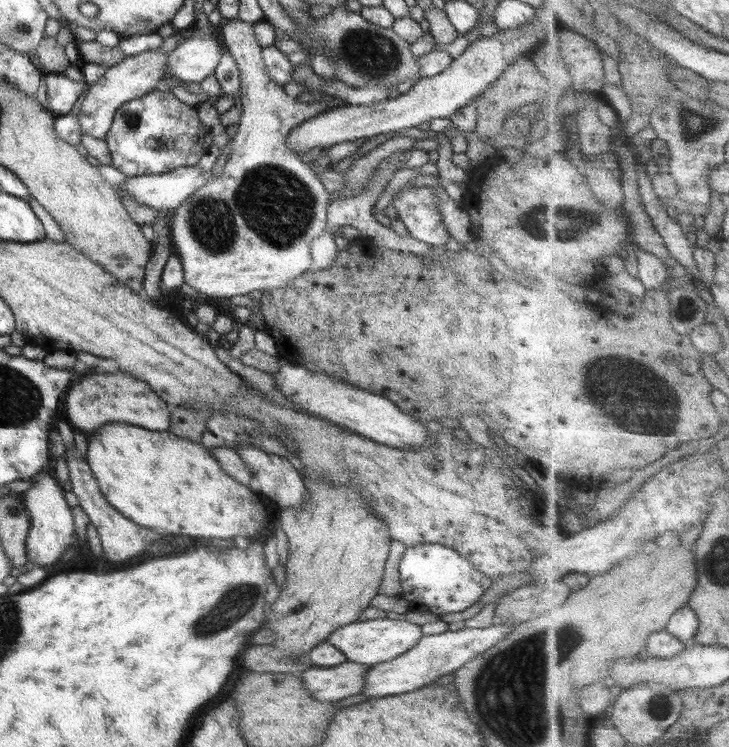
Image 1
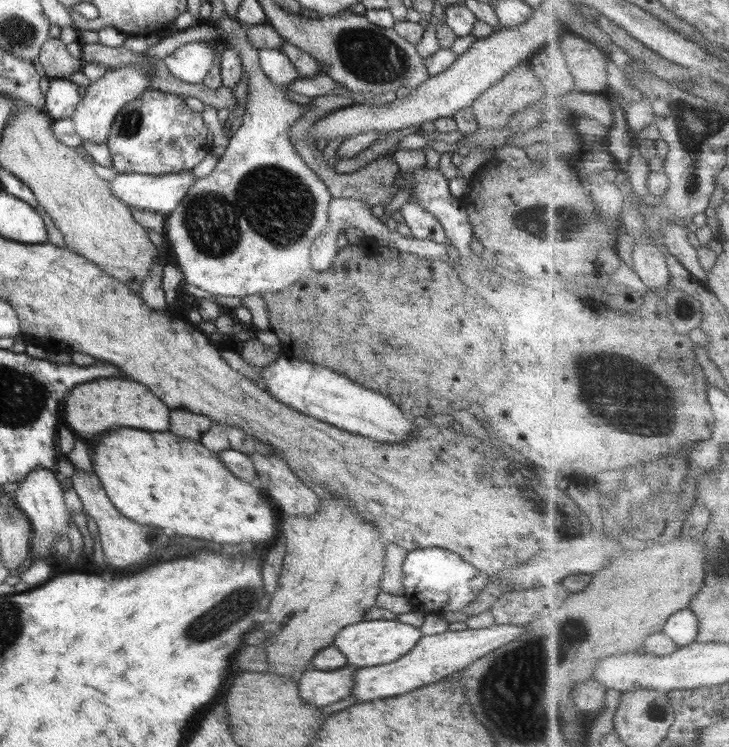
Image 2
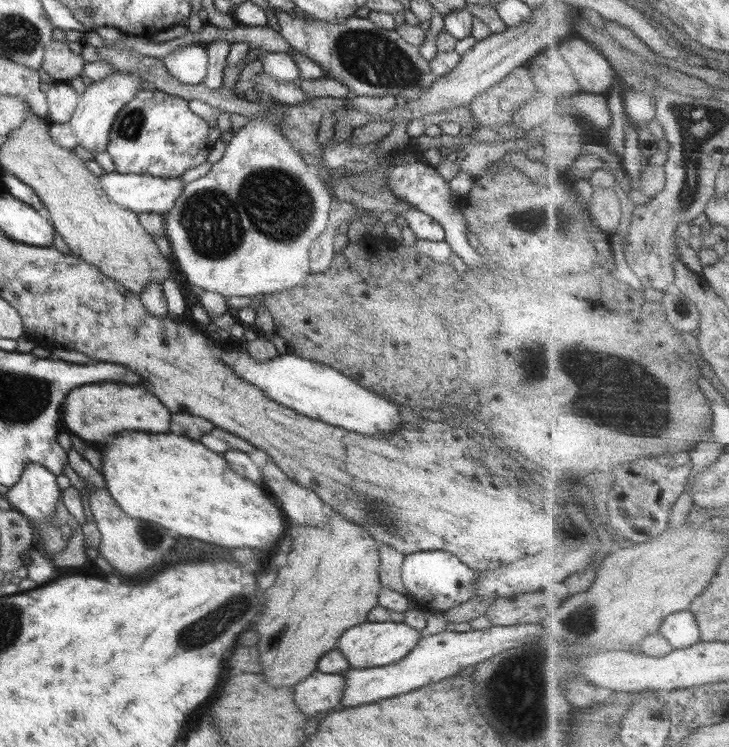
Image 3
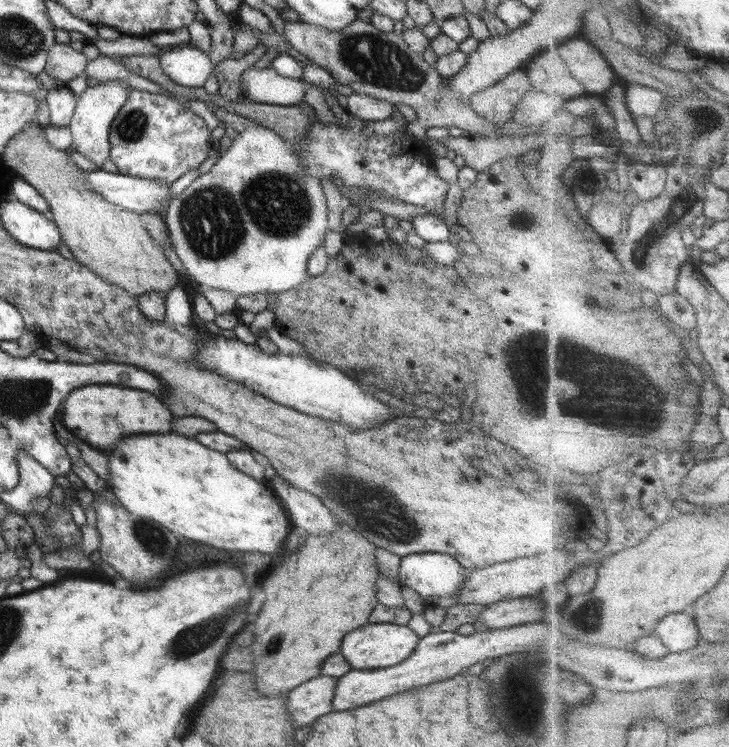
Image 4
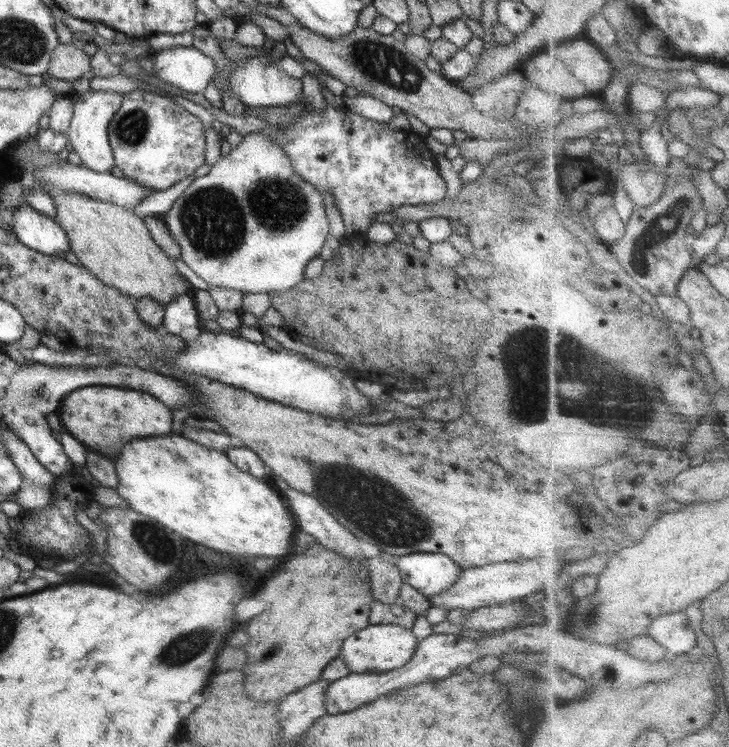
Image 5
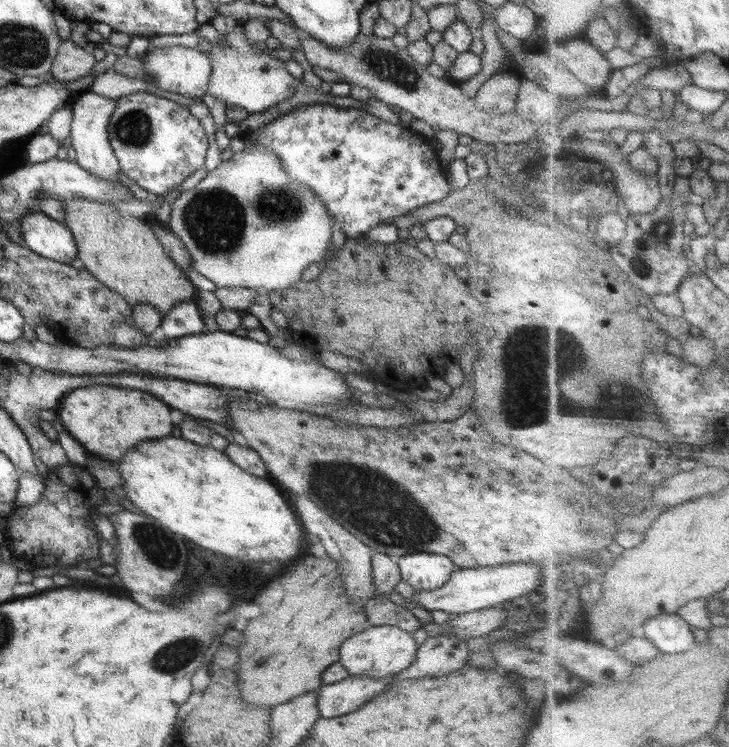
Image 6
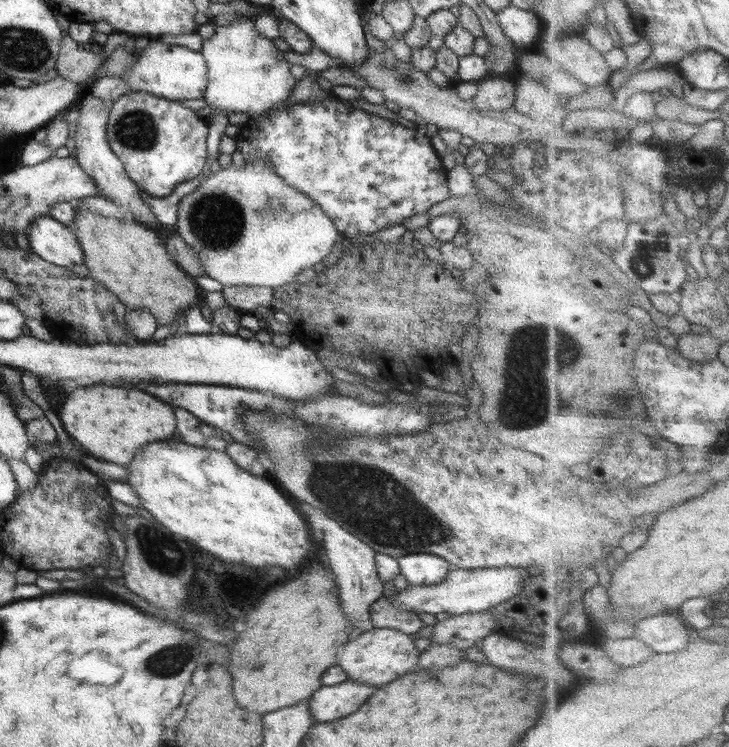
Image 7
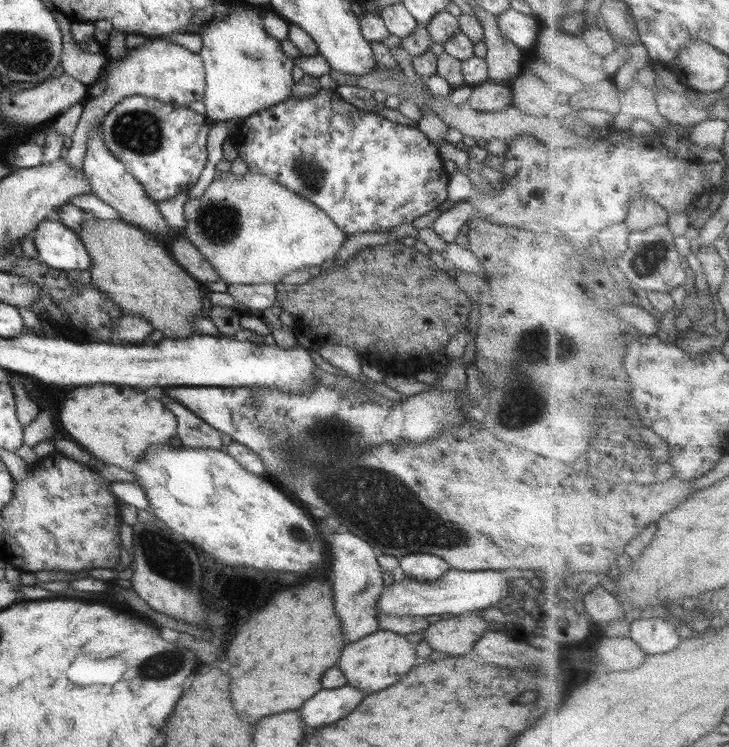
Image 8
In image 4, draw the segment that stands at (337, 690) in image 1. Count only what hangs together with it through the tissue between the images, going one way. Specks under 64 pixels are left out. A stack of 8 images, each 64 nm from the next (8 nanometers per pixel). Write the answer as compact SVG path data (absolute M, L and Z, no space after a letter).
M321 674L286 693L286 713L296 729L312 726L320 716L333 712L336 681L338 678Z

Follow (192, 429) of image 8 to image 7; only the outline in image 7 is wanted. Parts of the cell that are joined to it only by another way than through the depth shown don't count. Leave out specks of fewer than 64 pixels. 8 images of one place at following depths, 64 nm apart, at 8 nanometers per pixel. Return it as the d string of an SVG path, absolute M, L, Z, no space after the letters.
M174 406L174 412L177 418L176 432L182 436L182 442L217 451L226 450L228 442L218 429L196 418L184 408Z

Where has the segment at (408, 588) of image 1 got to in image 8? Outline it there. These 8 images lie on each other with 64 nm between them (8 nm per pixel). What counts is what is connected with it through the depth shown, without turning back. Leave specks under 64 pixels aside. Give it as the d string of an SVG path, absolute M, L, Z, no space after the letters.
M407 554L399 557L399 566L408 579L436 581L451 569L447 561L435 554Z

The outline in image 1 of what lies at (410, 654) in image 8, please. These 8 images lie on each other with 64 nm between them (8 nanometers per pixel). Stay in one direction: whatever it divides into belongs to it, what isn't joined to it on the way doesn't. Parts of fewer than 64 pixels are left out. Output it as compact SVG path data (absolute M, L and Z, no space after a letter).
M386 617L365 621L358 620L352 624L340 626L326 638L326 641L345 654L348 661L373 667L384 661L394 660L394 658L408 652L418 644L422 637L422 629L417 624L406 619L397 620Z

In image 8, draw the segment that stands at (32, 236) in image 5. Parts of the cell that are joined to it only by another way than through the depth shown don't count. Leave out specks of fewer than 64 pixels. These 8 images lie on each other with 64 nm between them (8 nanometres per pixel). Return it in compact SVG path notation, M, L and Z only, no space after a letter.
M42 220L35 231L37 260L44 262L44 265L60 272L89 270L92 267L91 256L79 234L64 223Z

